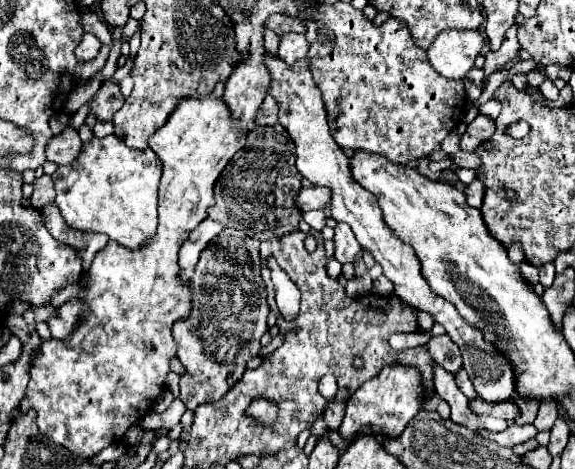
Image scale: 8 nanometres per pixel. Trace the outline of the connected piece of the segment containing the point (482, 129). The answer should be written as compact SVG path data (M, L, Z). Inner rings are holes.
M481 114L467 126L467 132L461 138L461 148L463 150L477 150L485 140L491 138L493 132L495 132L495 120Z

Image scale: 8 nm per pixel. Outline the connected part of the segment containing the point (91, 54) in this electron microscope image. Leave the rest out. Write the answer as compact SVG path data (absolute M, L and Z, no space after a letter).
M87 32L87 34L81 38L75 54L77 54L77 58L81 58L81 60L91 60L91 58L95 58L95 56L99 54L99 48L101 48L99 38L97 38L95 34Z

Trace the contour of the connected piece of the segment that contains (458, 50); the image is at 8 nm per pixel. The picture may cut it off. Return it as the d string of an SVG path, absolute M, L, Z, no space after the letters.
M445 30L435 38L427 56L441 76L457 80L465 78L483 48L485 40L479 30Z

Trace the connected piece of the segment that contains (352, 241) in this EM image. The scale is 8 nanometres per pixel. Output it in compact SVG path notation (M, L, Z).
M337 224L335 226L335 258L341 262L341 264L355 264L357 262L357 254L361 252L361 244L357 242L351 226L345 226L345 224Z

